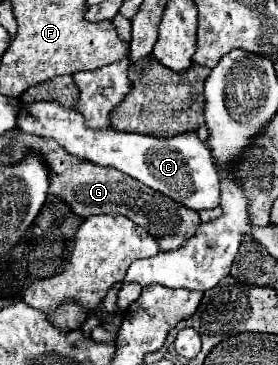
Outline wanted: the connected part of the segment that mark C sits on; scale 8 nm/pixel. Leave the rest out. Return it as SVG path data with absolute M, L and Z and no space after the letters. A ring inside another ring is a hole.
M23 102L17 118L17 128L43 138L59 142L69 154L95 162L97 166L111 166L143 182L145 186L189 206L191 210L205 210L219 206L219 180L213 156L197 132L183 132L171 138L157 138L135 132L121 132L115 128L89 128L77 108L65 108L59 102Z

